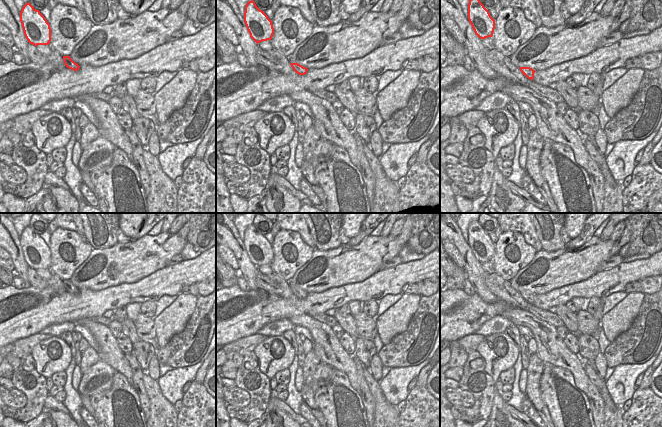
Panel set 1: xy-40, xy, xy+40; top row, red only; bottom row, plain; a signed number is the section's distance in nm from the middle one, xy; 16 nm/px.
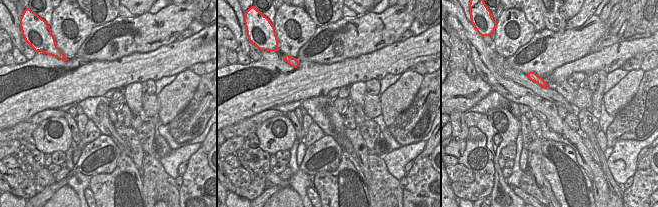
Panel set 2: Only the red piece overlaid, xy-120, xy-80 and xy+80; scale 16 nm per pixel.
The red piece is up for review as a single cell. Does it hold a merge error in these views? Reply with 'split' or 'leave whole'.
leave whole

